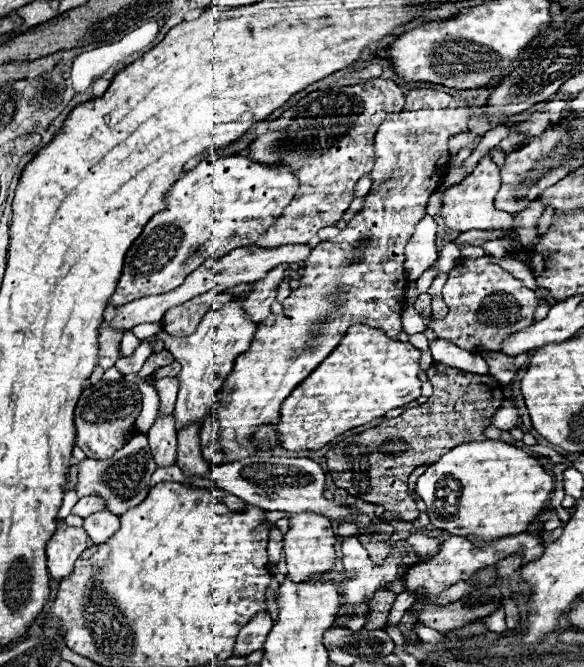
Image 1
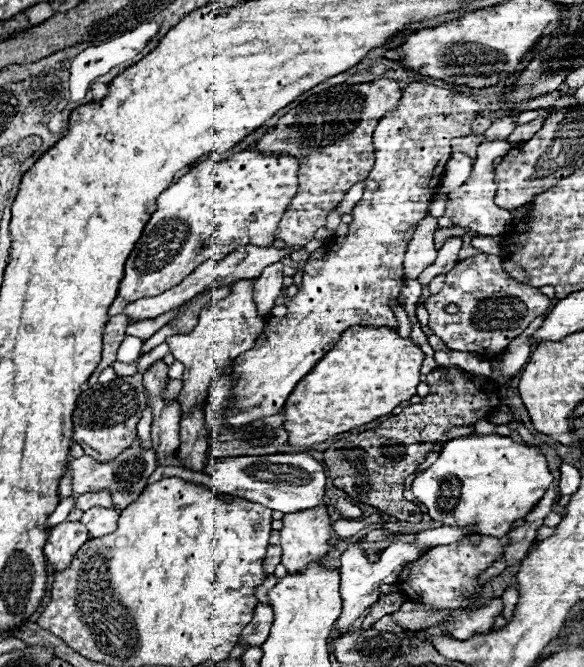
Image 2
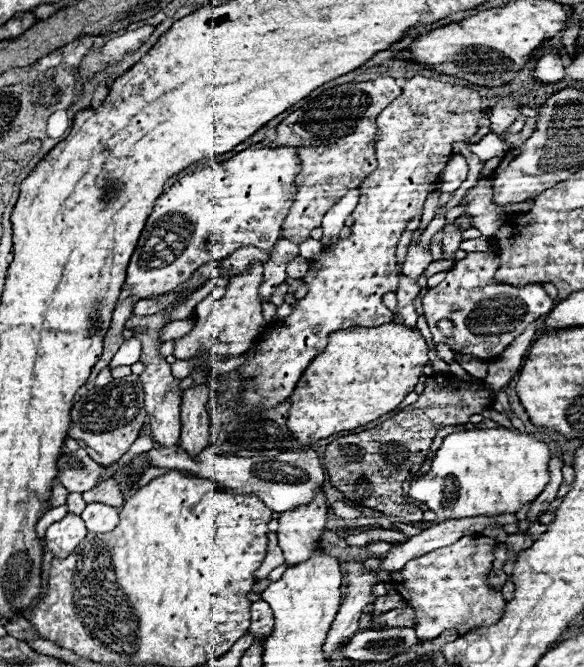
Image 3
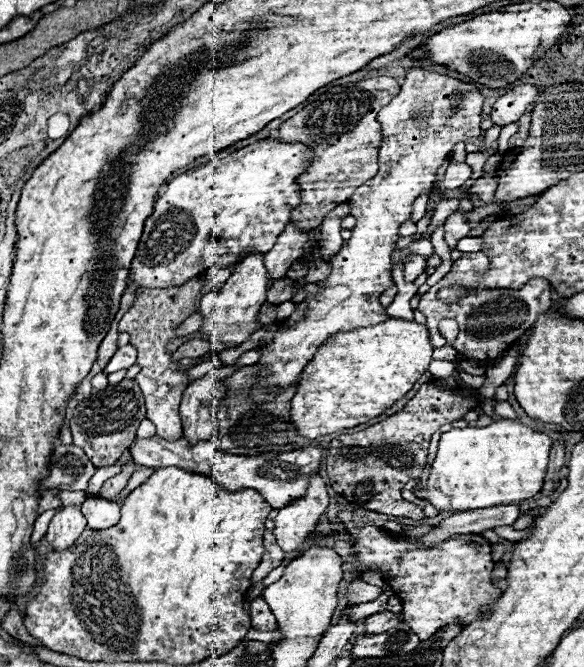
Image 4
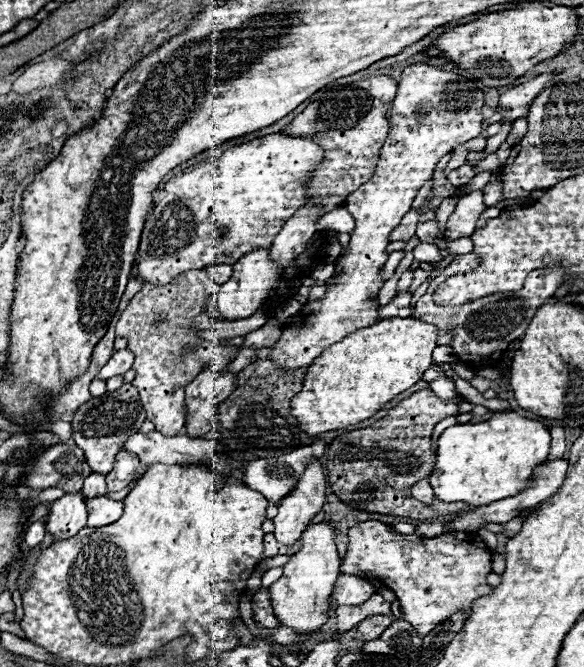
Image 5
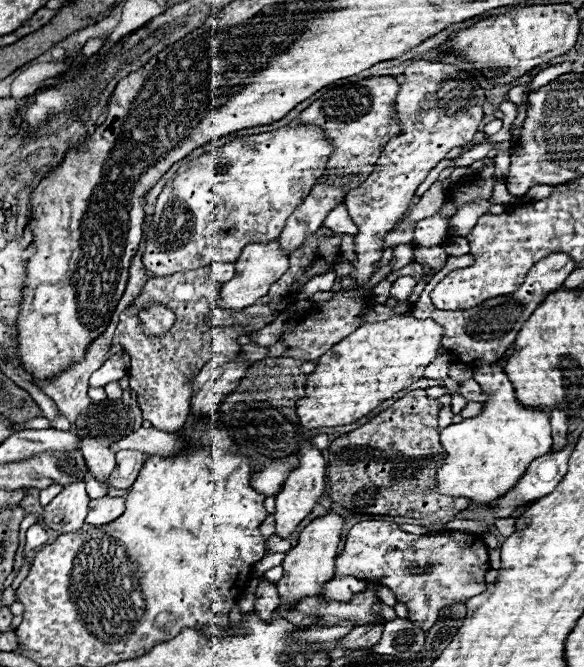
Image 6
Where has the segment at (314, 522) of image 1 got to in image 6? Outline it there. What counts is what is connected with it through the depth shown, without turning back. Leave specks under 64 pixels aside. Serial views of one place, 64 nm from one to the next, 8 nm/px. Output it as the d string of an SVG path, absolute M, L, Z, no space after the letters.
M304 448L300 452L300 466L298 470L294 470L282 492L276 496L276 534L280 538L290 538L292 532L298 528L298 524L312 512L312 508L318 504L320 496L324 494L324 488L326 488L326 460L322 458L322 452L316 450L316 448Z

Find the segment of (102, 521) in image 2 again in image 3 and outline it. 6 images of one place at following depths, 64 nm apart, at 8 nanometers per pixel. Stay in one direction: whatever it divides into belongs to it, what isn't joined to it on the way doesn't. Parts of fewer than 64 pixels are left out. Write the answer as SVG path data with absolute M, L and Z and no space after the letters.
M94 502L86 506L86 510L82 512L82 520L86 522L88 532L104 534L114 530L114 526L118 524L118 508Z

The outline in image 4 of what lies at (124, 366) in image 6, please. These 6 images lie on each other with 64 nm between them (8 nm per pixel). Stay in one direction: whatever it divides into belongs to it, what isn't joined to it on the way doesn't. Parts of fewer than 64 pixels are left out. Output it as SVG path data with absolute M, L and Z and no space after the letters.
M132 344L122 346L122 348L112 356L112 360L110 360L108 366L104 368L104 372L106 372L106 374L112 374L112 372L116 372L116 370L130 368L132 364L136 364L136 356L138 356L138 350L136 350Z

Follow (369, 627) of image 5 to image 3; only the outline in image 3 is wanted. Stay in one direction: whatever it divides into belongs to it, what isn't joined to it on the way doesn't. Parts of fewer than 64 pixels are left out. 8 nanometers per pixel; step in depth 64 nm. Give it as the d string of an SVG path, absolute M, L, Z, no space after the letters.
M404 602L400 608L384 612L380 616L376 616L372 622L378 624L386 624L386 628L394 628L394 626L402 626L402 628L414 628L416 626L416 612L412 606L408 606L408 602Z

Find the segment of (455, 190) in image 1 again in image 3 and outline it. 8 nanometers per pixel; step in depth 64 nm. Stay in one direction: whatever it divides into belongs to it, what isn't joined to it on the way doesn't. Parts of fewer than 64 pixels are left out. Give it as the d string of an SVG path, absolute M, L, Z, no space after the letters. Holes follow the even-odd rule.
M488 132L478 144L472 144L470 150L480 158L482 164L486 164L492 158L502 158L508 152L508 144L500 140L496 134ZM486 176L478 178L460 204L466 204L464 216L470 216L472 228L480 230L484 236L494 236L508 220L508 214L492 202L492 182Z

